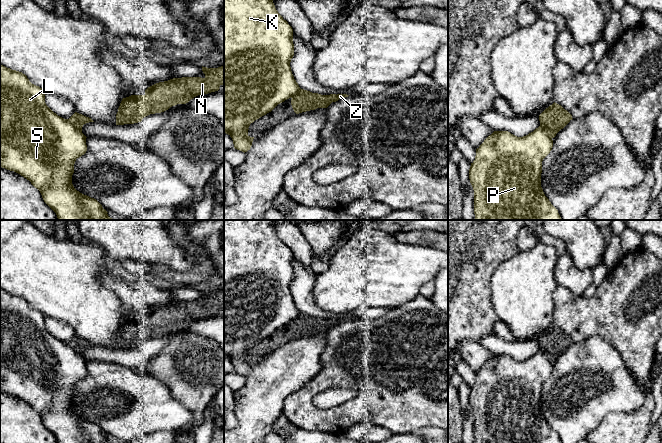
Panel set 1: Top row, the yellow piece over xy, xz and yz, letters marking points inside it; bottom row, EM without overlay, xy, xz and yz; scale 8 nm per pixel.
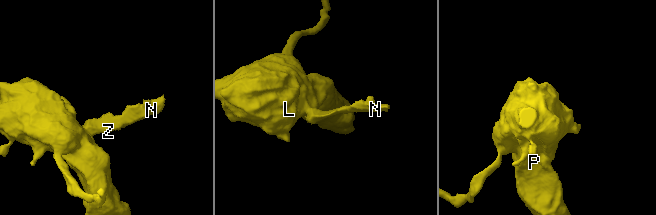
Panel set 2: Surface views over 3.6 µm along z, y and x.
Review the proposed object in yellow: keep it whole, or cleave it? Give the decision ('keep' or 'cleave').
cleave

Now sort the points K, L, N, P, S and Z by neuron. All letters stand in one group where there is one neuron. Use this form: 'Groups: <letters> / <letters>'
Groups: K L P S / N Z

